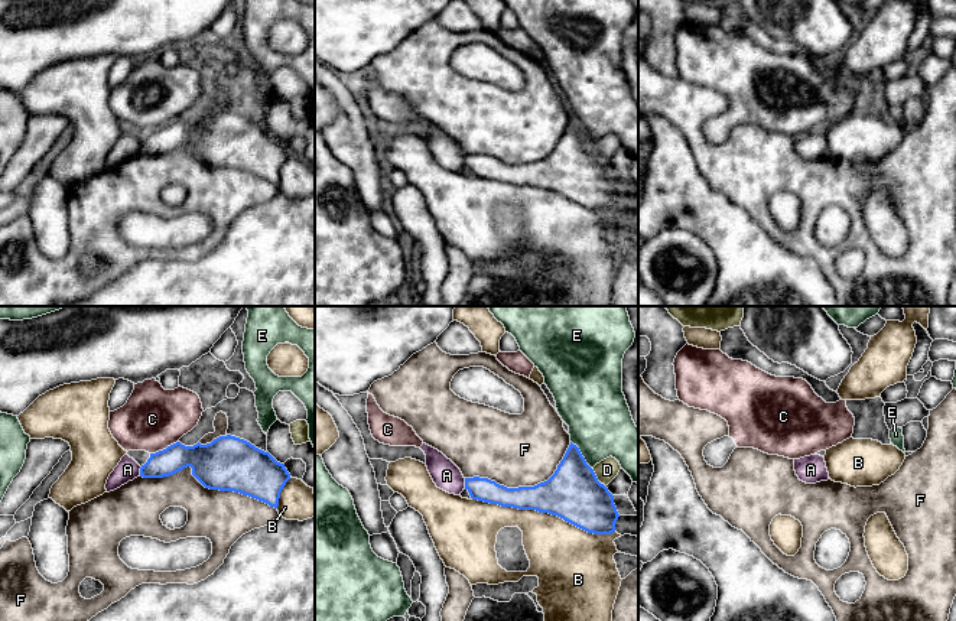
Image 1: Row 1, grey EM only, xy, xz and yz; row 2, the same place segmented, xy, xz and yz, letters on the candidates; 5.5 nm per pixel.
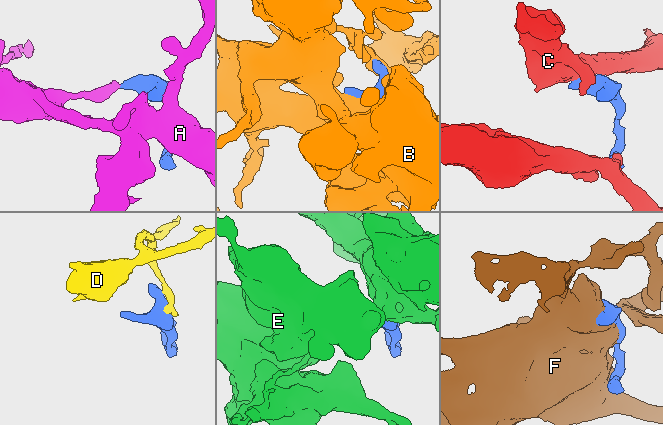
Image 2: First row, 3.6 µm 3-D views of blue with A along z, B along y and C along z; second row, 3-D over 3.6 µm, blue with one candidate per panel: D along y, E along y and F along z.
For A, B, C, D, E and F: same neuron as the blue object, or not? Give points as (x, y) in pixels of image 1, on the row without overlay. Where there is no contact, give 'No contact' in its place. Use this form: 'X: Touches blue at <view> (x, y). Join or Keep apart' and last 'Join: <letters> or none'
A: Touches blue at xy (140, 148). Keep apart
B: Touches blue at xz (543, 188). Keep apart
C: Touches blue at xy (163, 126). Keep apart
D: Touches blue at xz (597, 155). Keep apart
E: Touches blue at xz (581, 132). Keep apart
F: Touches blue at xy (207, 163). Keep apart
Join: none

